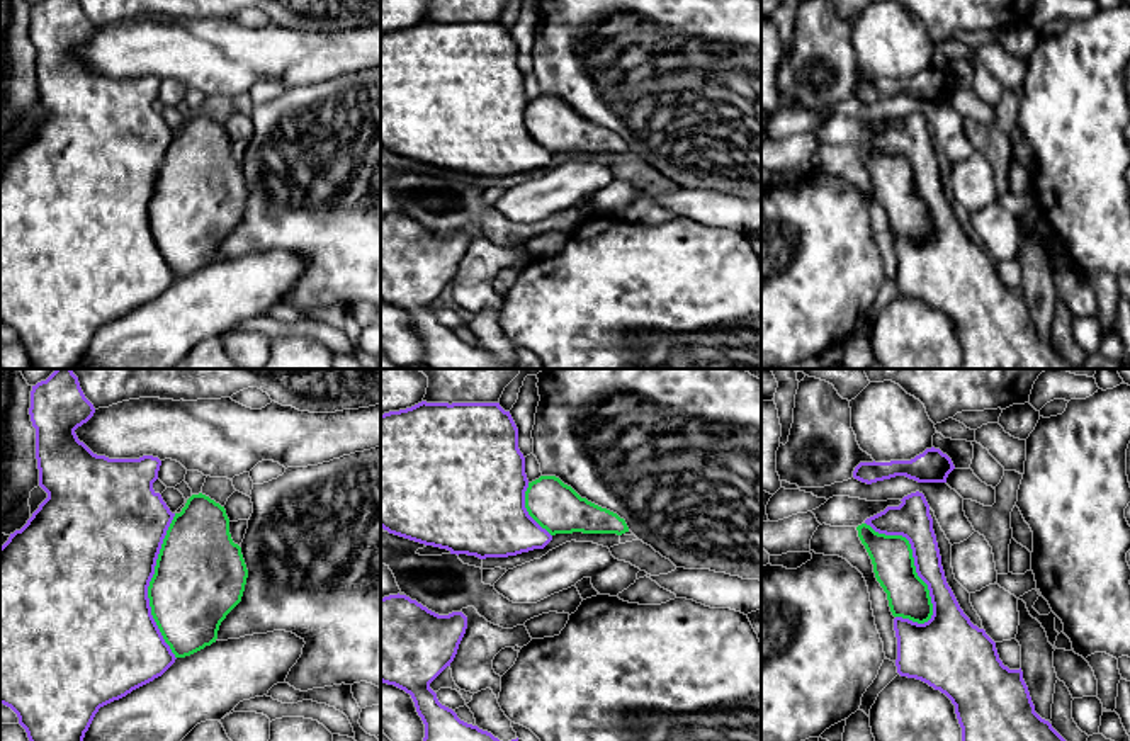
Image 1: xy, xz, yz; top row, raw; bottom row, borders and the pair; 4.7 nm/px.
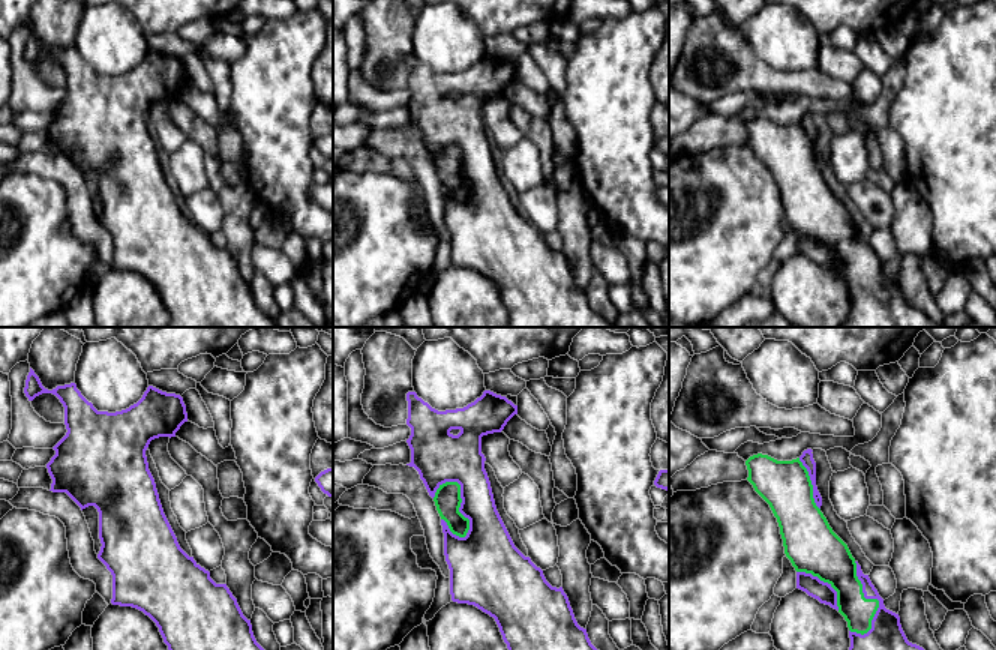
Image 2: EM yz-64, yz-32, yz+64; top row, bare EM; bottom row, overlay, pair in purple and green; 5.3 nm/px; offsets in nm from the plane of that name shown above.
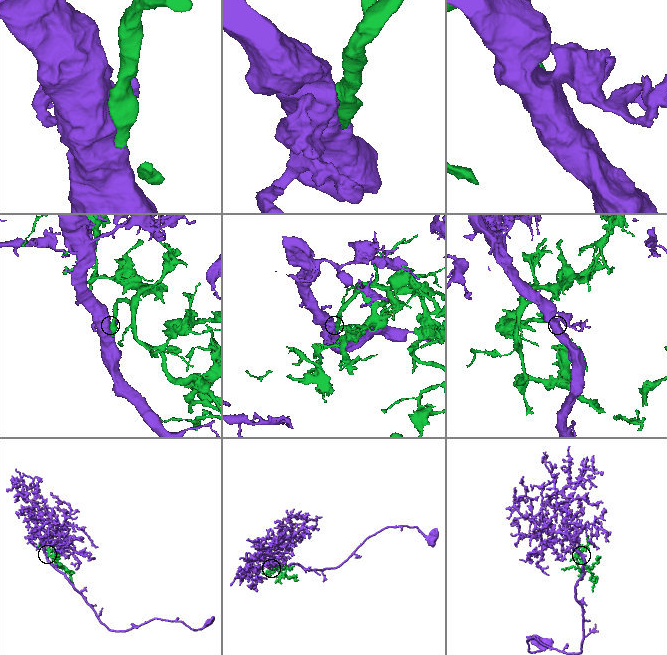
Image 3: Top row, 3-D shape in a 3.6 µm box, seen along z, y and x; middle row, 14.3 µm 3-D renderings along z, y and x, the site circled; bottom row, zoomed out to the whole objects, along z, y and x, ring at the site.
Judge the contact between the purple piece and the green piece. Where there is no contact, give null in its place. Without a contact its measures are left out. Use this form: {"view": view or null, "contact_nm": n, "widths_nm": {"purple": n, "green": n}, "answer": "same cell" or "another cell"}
{"view": "yz", "contact_nm": 550, "widths_nm": {"purple": 180, "green": 200}, "answer": "same cell"}

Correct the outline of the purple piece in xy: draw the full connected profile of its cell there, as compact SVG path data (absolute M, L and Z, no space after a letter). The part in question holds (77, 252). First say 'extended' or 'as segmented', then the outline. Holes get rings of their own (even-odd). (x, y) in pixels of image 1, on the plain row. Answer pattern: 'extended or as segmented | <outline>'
extended | M41 0L32 5L29 34L36 48L39 105L48 112L48 117L27 143L10 153L0 167L0 323L17 333L34 369L82 369L85 352L100 326L161 296L177 277L190 275L216 262L219 245L241 221L248 197L241 167L231 158L224 126L199 112L187 119L180 133L172 133L161 114L153 109L161 85L158 76L109 78L93 73L78 59L75 49L87 42L93 32L95 27L85 17L78 0Z

